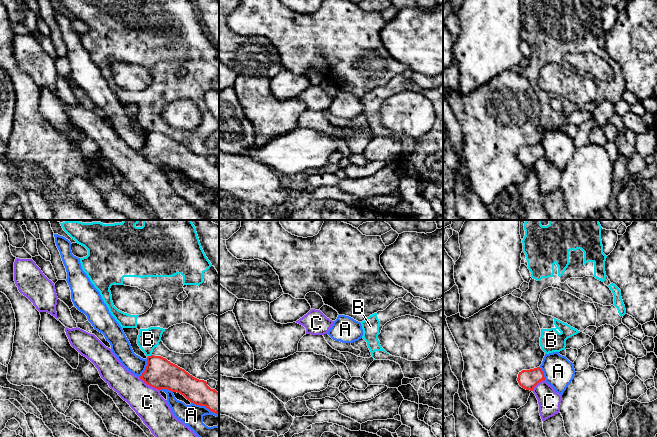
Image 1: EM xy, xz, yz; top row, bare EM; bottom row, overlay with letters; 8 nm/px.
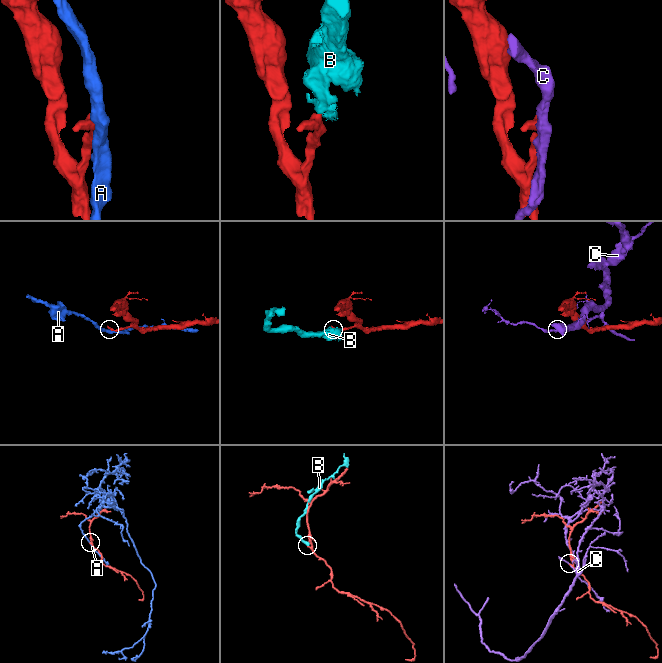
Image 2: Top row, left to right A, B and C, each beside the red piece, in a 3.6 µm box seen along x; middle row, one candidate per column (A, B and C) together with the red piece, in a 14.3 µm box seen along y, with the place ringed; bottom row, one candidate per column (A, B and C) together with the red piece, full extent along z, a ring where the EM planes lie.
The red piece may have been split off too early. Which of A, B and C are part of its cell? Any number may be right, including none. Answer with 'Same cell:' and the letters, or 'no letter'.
Same cell: no letter

